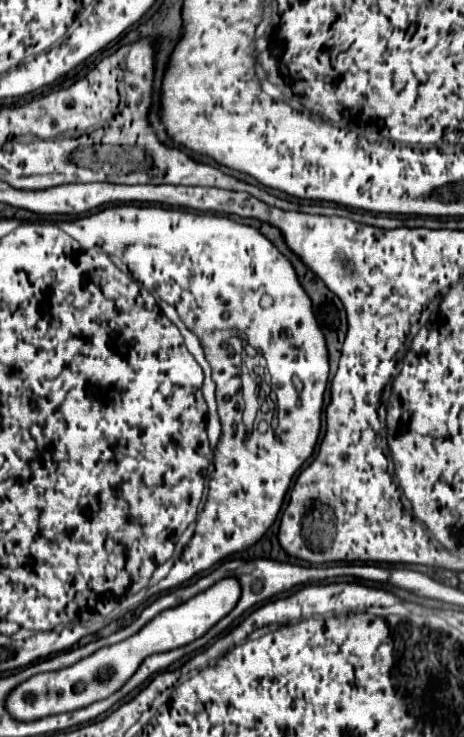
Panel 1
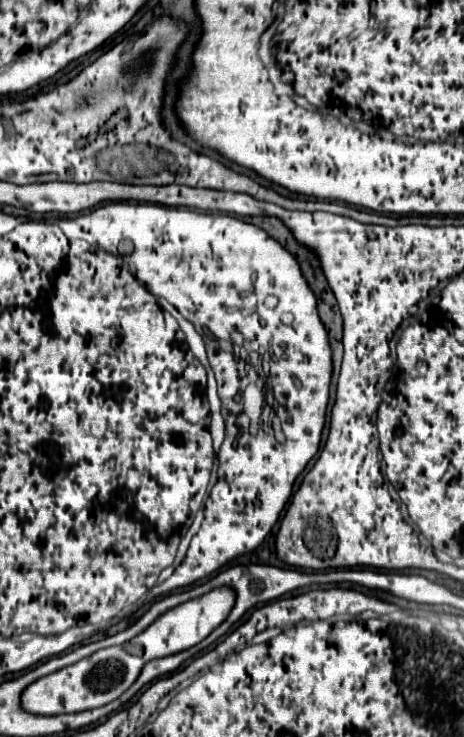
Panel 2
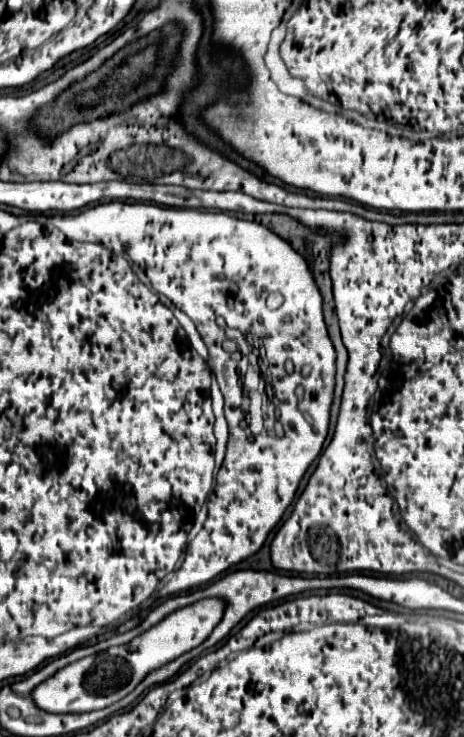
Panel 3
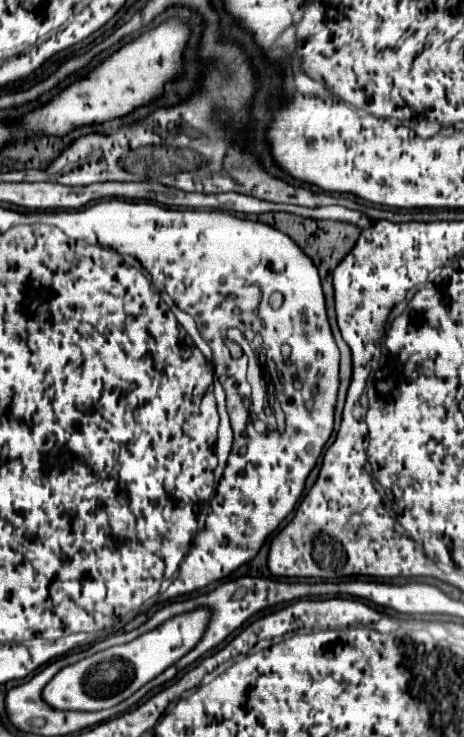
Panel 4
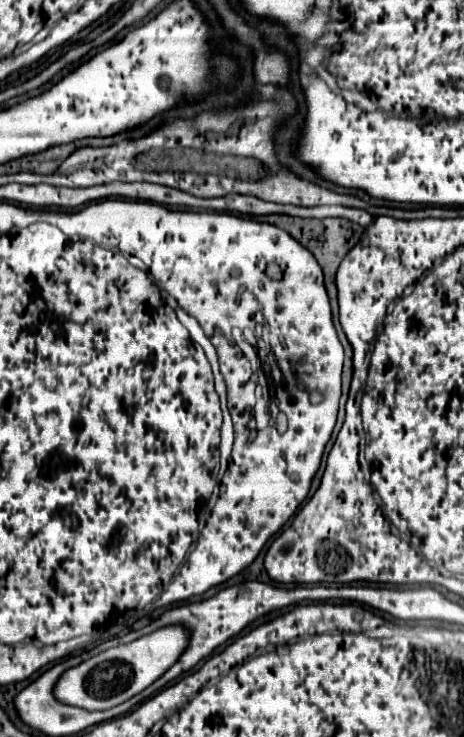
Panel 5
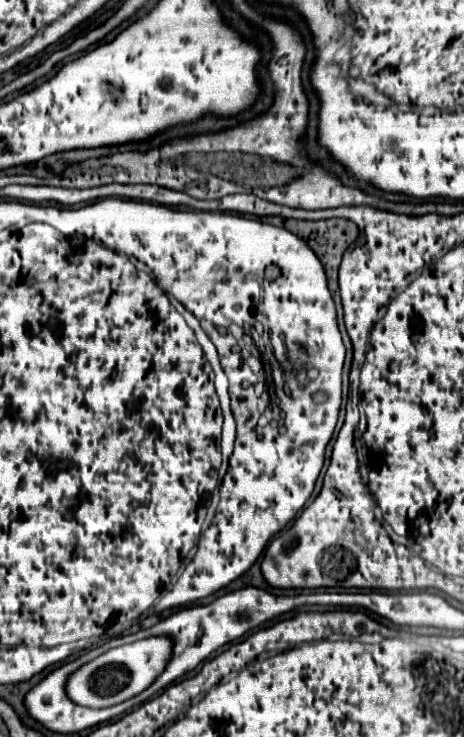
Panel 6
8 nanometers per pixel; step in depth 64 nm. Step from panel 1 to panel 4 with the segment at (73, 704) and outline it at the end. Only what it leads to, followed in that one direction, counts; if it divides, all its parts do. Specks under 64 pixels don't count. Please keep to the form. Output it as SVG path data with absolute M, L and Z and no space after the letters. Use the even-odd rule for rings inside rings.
M206 606L194 608L192 612L170 618L156 630L150 630L128 644L112 646L104 652L98 652L96 656L70 664L62 668L44 686L42 700L54 710L92 712L112 708L126 700L128 696L132 696L140 686L144 686L144 682L150 682L152 678L156 678L156 674L162 674L168 666L172 666L172 662L178 662L184 654L188 654L188 650L192 650L202 640L210 616L212 616L210 608Z

